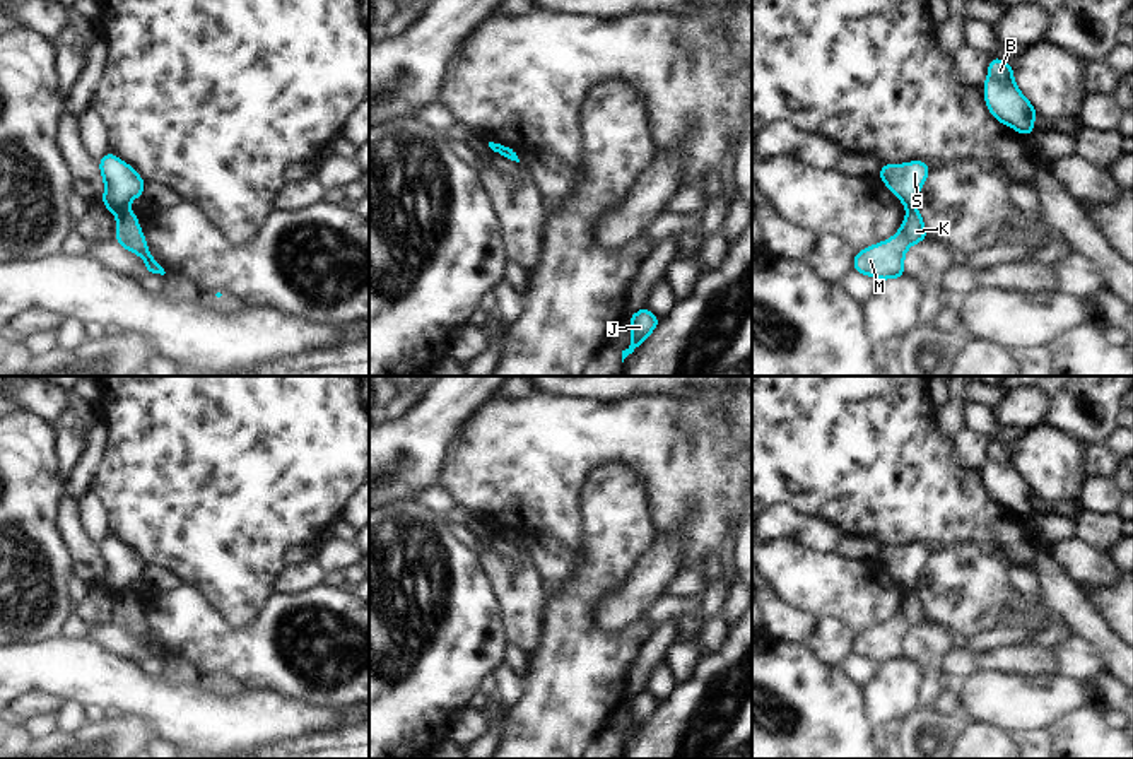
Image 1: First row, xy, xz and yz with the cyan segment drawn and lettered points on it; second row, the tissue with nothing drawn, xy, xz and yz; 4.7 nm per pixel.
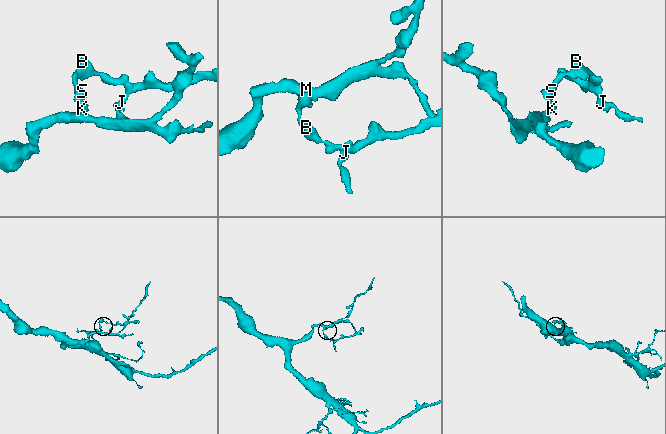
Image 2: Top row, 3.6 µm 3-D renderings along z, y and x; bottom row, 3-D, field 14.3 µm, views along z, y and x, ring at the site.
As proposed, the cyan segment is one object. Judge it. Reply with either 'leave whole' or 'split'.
split

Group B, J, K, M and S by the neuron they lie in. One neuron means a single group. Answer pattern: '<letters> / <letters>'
B J S / K M

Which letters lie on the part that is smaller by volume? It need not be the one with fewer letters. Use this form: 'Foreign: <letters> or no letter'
Foreign: B, J, S

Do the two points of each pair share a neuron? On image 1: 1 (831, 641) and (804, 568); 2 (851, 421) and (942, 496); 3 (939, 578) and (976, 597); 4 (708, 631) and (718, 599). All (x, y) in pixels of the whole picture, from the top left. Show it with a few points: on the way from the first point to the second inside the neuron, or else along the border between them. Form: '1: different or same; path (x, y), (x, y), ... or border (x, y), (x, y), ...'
1: different; border (817, 619), (838, 619), (855, 635)
2: same; path (874, 443), (920, 488)
3: same; path (947, 583), (968, 590)
4: different; border (722, 611), (706, 621), (699, 635)

